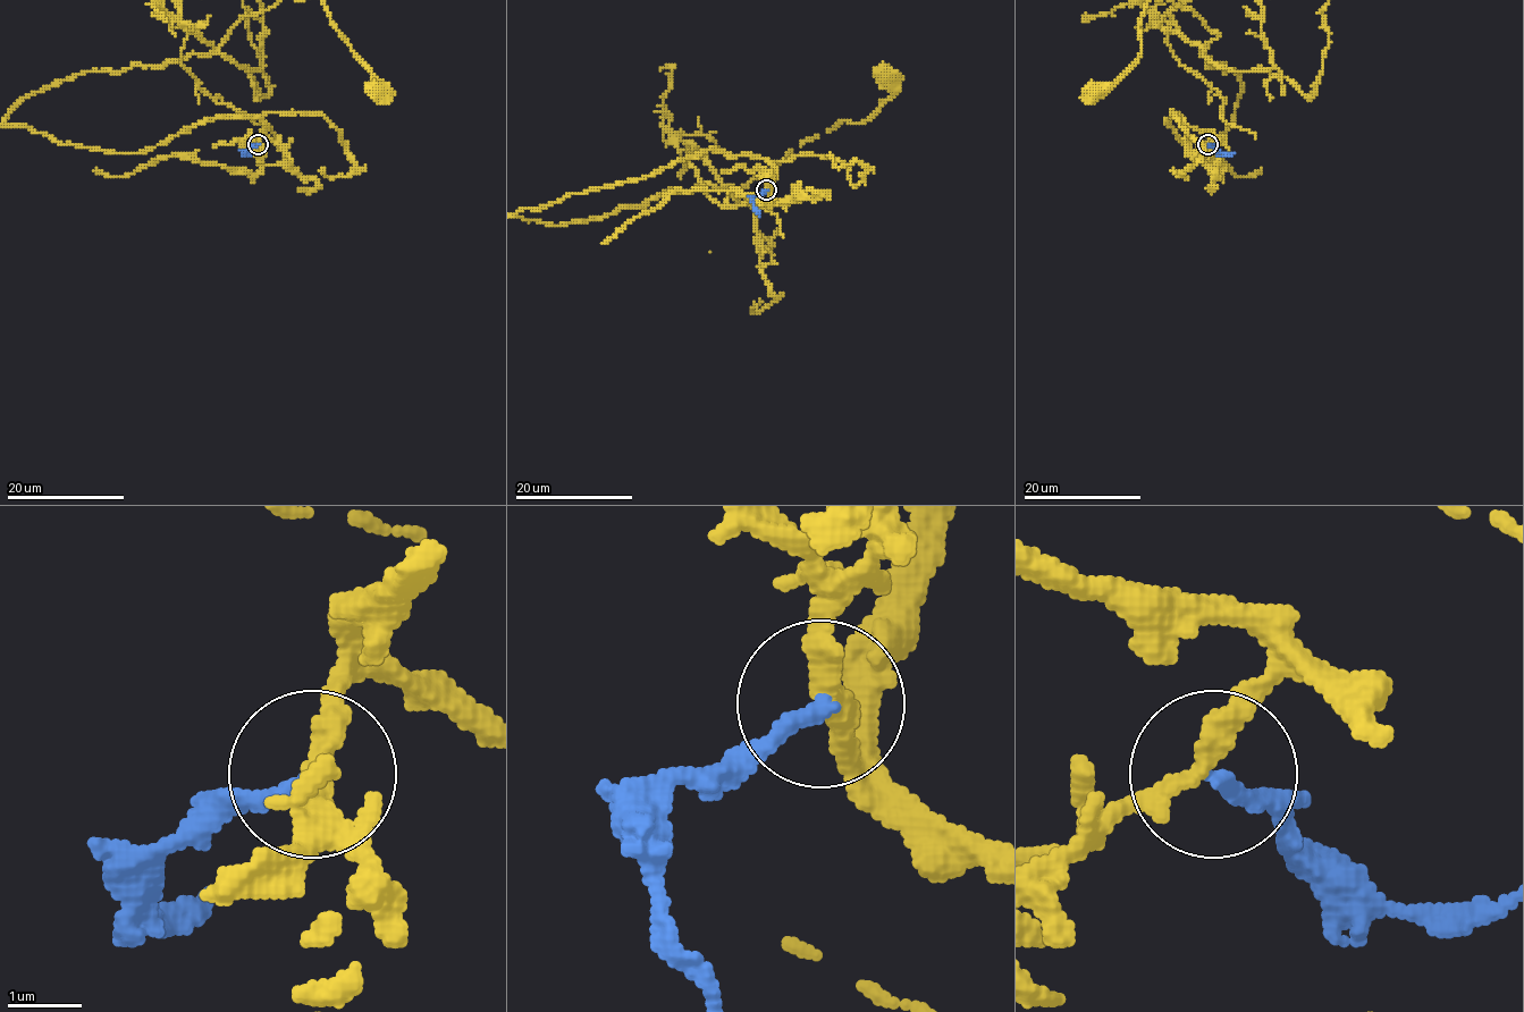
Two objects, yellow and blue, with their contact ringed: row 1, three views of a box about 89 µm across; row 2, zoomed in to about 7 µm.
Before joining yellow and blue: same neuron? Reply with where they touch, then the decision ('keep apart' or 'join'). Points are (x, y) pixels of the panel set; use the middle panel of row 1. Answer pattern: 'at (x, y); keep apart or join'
at (766, 190); keep apart

